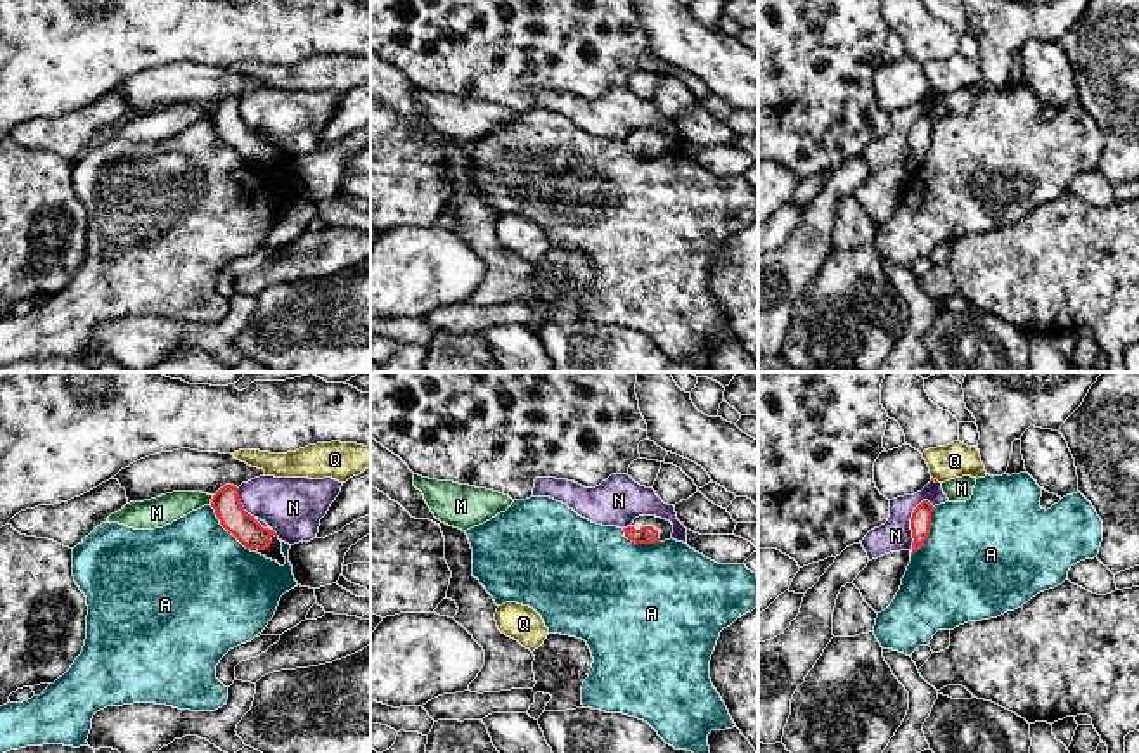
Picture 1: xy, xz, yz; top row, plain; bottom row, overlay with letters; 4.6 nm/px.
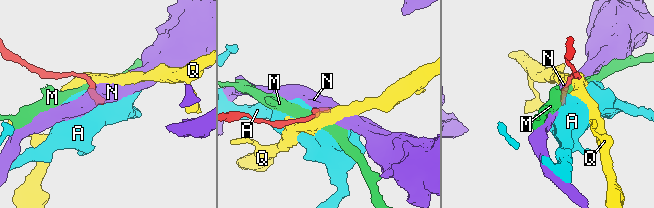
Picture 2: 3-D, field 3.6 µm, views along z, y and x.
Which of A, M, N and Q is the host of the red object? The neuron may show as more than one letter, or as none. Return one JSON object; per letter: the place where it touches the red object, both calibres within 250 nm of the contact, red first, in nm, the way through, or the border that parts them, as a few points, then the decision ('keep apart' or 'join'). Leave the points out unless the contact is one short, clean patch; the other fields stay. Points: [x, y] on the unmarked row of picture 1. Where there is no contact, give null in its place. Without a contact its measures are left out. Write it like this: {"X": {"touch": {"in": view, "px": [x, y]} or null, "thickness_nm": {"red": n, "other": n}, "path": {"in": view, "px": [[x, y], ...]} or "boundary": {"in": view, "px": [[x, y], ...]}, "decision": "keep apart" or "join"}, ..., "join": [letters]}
{"A": {"touch": {"in": "yz", "px": [928, 144]}, "thickness_nm": {"red": 100, "other": 480}, "boundary": {"in": "yz", "px": [[933, 120], [928, 151], [913, 165]]}, "decision": "keep apart"}, "M": {"touch": {"in": "xy", "px": [212, 113]}, "thickness_nm": {"red": 130, "other": 140}, "boundary": {"in": "xy", "px": [[213, 108], [210, 116]]}, "decision": "keep apart"}, "N": {"touch": {"in": "yz", "px": [911, 137]}, "thickness_nm": {"red": 100, "other": 150}, "boundary": {"in": "yz", "px": [[926, 111], [914, 122], [911, 130], [911, 163]]}, "decision": "keep apart"}, "Q": {"touch": {"in": "yz", "px": [935, 92]}, "thickness_nm": {"red": 20, "other": 160}, "boundary": {"in": "yz", "px": [[932, 89], [939, 94]]}, "decision": "keep apart"}, "join": []}

